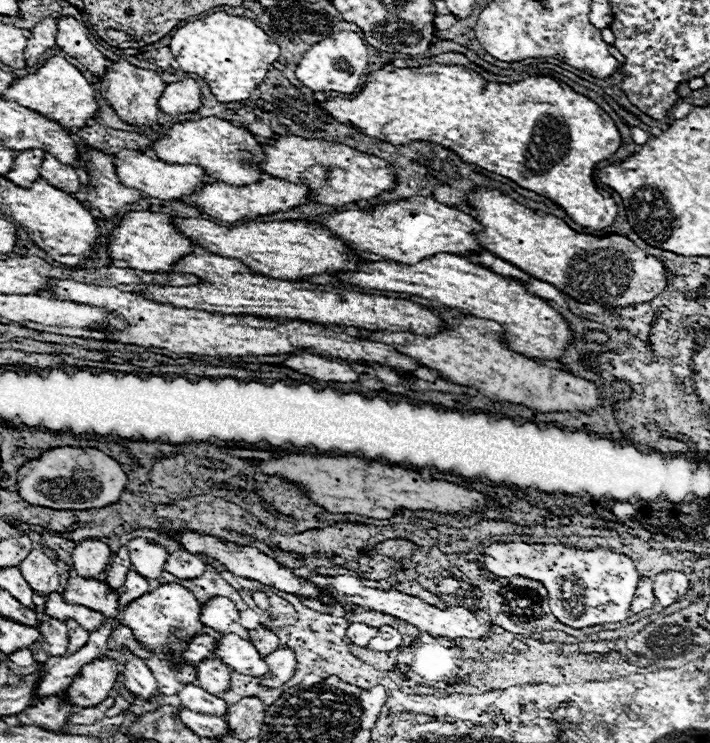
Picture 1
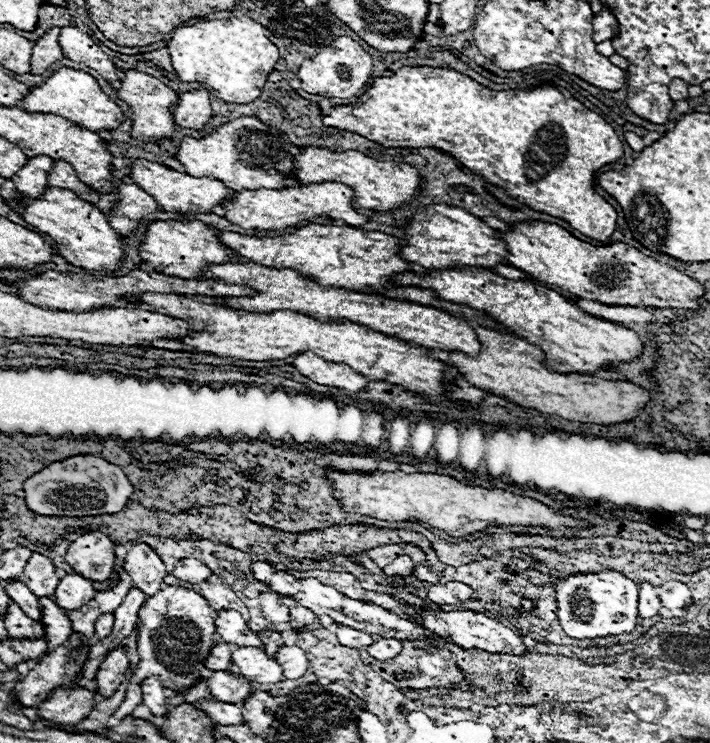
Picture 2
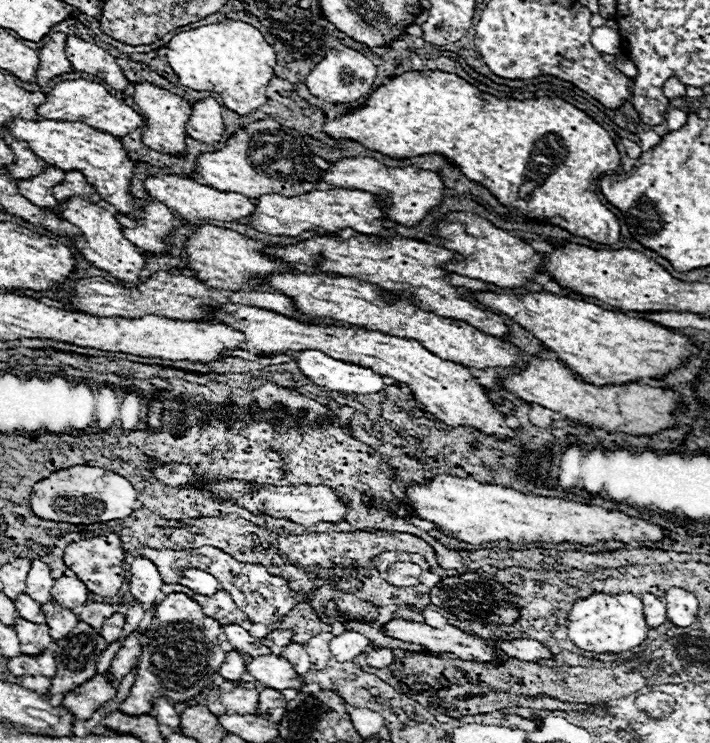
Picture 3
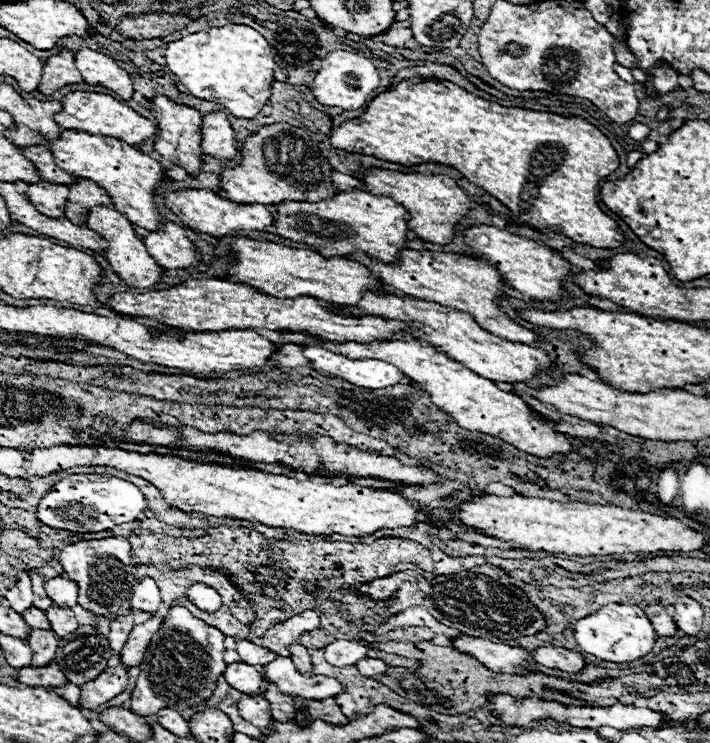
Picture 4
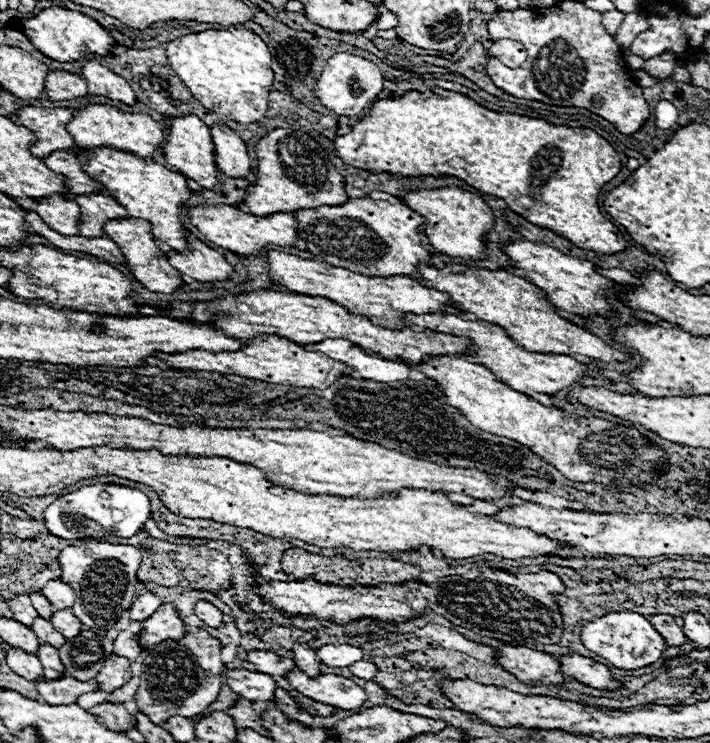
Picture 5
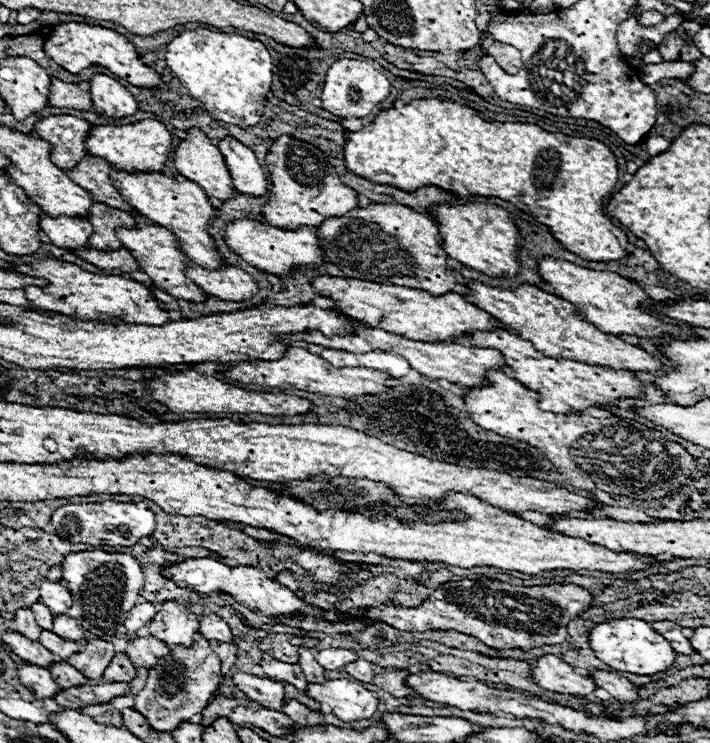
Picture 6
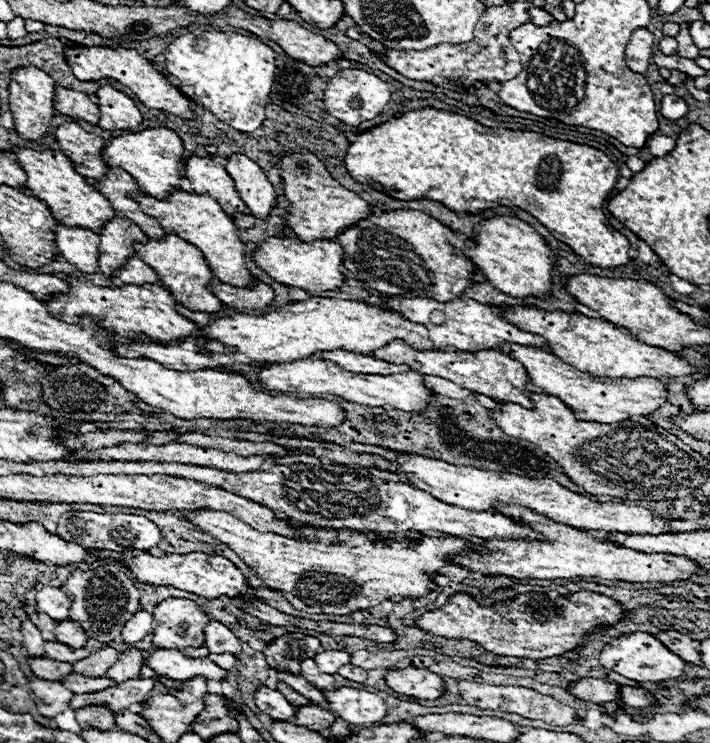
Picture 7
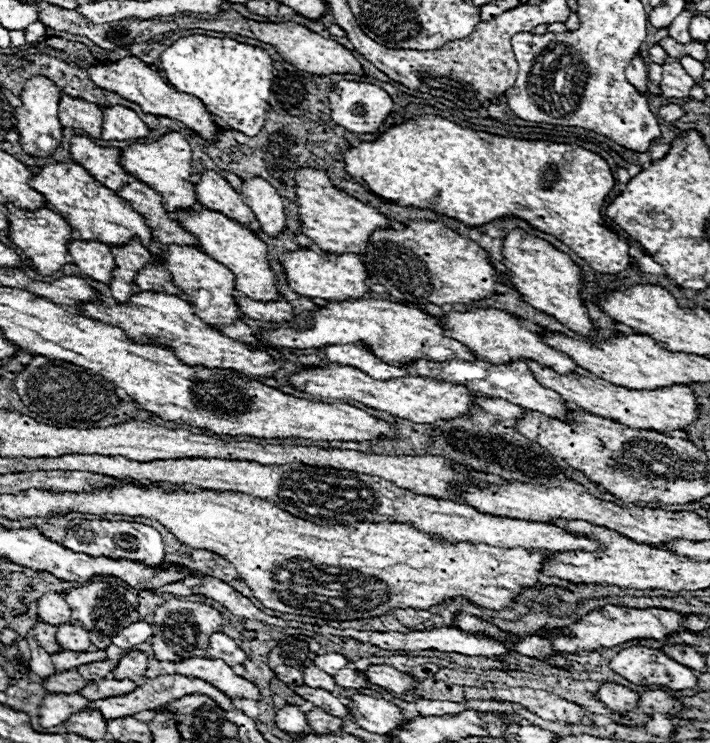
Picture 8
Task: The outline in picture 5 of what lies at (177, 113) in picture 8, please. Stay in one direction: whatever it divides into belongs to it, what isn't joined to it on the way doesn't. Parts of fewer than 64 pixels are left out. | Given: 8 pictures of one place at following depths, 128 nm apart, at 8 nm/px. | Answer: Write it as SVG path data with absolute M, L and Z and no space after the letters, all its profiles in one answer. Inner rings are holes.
M50 6L44 8L40 14L32 16L32 18L24 18L24 20L12 20L14 26L18 26L20 32L24 32L24 36L28 36L28 40L40 50L44 52L44 56L52 58L52 60L60 60L60 62L72 62L72 60L80 60L88 54L106 54L110 52L110 48L116 44L112 40L112 36L100 26L96 24L96 20L84 16L82 12L74 12L68 8L58 8L58 6Z

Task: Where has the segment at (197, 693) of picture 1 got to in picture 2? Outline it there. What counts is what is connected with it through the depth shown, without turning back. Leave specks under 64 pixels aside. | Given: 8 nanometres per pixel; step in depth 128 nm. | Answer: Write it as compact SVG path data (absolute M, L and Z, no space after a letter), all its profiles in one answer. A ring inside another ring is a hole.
M200 700L196 702L196 708L206 712L216 724L240 724L240 706L228 704L228 702L218 702L218 700Z

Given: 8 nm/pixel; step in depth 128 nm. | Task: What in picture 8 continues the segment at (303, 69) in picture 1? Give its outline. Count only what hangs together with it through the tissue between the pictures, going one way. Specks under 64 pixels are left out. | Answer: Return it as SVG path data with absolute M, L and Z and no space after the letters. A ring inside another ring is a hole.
M340 80L330 92L334 122L356 134L378 130L382 120L392 112L392 104L386 90L366 82Z

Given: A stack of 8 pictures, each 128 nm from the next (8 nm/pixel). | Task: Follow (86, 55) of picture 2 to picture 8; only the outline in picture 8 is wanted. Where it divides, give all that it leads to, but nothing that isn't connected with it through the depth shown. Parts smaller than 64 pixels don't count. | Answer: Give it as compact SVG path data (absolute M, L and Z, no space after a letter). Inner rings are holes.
M108 106L104 110L102 122L102 138L104 140L136 140L148 136L148 126L140 120L140 116L126 106Z

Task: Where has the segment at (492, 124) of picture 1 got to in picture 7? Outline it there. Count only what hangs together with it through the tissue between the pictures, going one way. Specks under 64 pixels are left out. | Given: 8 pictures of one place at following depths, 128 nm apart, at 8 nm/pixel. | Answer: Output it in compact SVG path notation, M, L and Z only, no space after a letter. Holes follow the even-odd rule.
M422 108L394 116L388 122L358 134L346 152L344 164L352 178L364 180L366 184L372 184L372 188L380 188L398 200L440 200L456 212L472 214L490 210L494 206L518 206L546 226L556 240L568 244L578 256L598 268L616 268L630 260L628 238L614 230L602 212L604 202L618 180L618 168L602 150L588 144L508 128L496 128L494 134L490 128L468 116L436 108Z

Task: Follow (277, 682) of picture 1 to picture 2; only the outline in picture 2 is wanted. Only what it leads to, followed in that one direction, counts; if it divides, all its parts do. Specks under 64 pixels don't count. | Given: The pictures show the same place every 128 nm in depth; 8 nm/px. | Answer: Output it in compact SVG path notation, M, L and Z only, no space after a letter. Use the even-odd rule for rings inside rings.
M282 646L276 654L274 660L282 666L284 678L300 678L308 670L308 660L304 652L298 646Z

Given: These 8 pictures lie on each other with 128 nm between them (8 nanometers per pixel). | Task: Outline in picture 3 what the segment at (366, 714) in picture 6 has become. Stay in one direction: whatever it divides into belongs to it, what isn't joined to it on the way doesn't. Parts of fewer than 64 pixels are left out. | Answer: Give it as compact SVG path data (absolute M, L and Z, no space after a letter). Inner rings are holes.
M274 654L256 656L256 658L248 656L246 666L248 666L248 674L254 676L266 688L302 690L300 676L294 672L292 664L288 660L284 660L282 656L274 656Z

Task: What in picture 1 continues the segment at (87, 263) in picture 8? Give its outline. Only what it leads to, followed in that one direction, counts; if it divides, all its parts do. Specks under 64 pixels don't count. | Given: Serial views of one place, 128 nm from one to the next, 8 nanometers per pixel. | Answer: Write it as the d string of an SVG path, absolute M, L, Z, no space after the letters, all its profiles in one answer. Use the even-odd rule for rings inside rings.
M40 148L14 152L12 168L4 176L8 180L12 180L14 184L20 184L22 188L26 188L32 184L32 180L36 180L40 176L38 172L40 172L40 160L42 158L44 158L44 152Z

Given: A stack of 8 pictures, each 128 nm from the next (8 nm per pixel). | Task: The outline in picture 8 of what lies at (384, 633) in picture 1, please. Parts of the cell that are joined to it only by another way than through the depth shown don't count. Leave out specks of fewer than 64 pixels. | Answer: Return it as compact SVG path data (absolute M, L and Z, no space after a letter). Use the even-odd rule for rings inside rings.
M342 668L336 674L336 684L342 688L368 688L368 680L362 672L358 670L350 670L350 668Z

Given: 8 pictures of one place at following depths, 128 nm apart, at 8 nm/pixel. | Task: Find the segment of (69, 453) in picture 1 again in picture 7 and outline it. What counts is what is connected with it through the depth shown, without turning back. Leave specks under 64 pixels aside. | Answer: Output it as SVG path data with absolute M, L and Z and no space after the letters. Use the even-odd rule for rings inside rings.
M64 512L58 520L56 534L66 540L80 544L84 548L100 548L100 550L148 550L158 546L160 530L146 516L136 514L96 514L96 512Z

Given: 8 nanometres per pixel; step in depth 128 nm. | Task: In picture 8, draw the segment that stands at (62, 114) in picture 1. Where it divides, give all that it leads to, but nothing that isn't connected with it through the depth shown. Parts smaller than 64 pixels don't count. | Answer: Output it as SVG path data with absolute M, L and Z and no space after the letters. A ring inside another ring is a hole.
M168 132L168 134L152 140L150 144L134 142L120 152L120 164L134 178L144 182L152 190L156 190L162 196L162 204L168 212L174 212L174 208L192 208L198 204L196 194L194 194L192 174L190 174L190 170L192 170L190 162L192 162L190 144L178 132Z

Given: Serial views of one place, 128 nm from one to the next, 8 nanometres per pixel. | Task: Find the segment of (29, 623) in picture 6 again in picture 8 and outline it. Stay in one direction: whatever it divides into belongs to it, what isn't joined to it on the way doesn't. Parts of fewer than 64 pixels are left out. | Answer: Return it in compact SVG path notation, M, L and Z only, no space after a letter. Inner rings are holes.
M24 636L24 640L28 642L28 648L30 648L30 670L40 678L56 672L52 660L50 660L50 654L38 644L38 640L32 636Z

